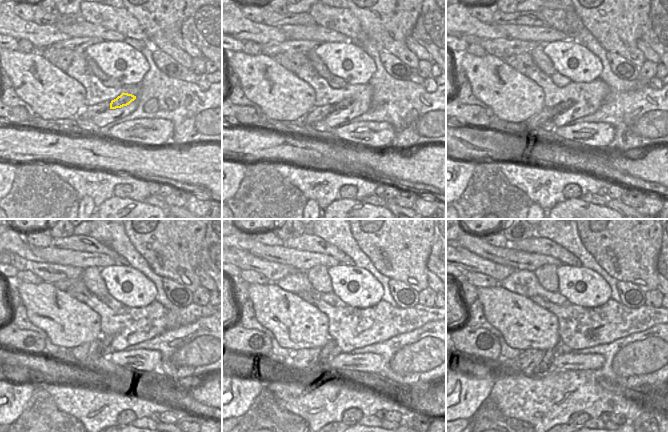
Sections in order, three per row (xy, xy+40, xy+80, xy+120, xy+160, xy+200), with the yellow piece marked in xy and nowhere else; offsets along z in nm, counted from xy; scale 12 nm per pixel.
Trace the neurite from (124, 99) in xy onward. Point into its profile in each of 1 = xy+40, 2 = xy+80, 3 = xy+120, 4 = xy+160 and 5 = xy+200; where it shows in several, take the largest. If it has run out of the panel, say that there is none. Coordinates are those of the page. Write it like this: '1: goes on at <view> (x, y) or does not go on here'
1: goes on at xy+40 (345, 103)
2: goes on at xy+80 (564, 106)
3: goes on at xy+120 (98, 362)
4: goes on at xy+160 (322, 365)
5: goes on at xy+200 (546, 366)

